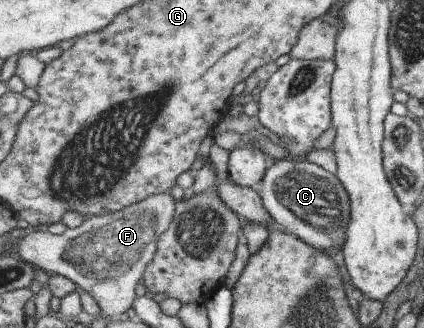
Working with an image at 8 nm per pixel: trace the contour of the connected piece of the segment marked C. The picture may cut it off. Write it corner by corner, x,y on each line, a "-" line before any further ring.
294,160
278,161
270,166
270,169
259,186
260,193
264,197
264,203
270,211
270,215
279,223
294,223
297,217
300,223
314,225
316,231
290,231
296,233
310,243
316,249
328,251
331,247
342,249
346,243
348,233
348,223
350,223
350,197
346,187
342,185
340,179
316,165
307,161
295,162

